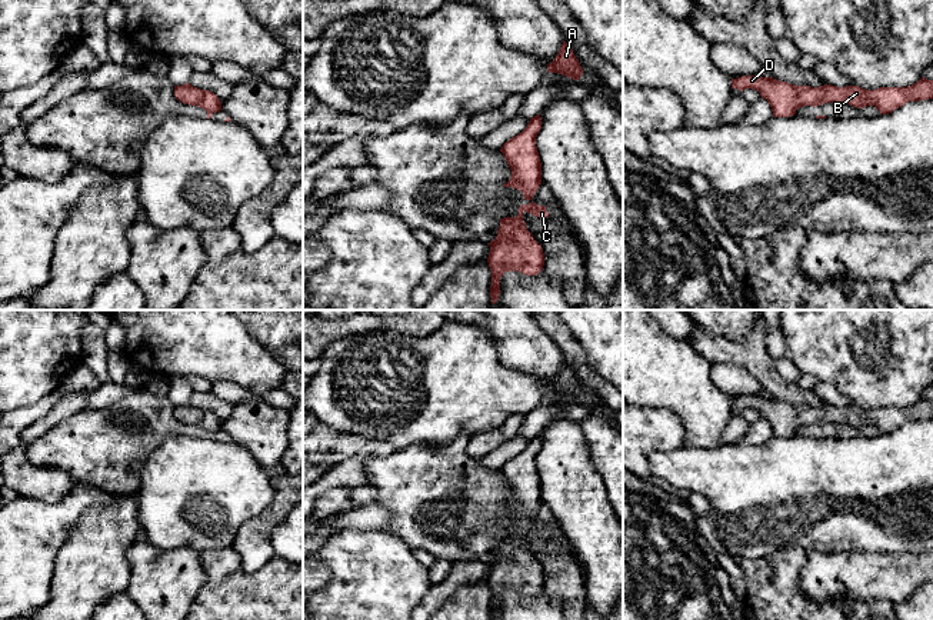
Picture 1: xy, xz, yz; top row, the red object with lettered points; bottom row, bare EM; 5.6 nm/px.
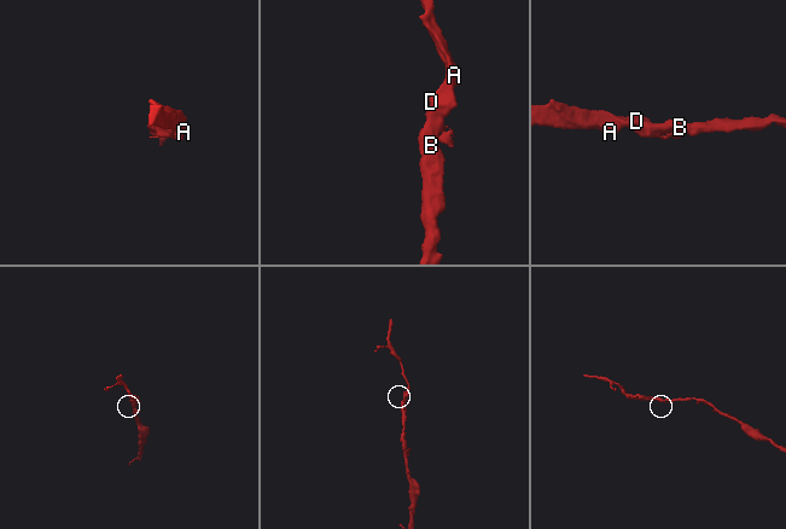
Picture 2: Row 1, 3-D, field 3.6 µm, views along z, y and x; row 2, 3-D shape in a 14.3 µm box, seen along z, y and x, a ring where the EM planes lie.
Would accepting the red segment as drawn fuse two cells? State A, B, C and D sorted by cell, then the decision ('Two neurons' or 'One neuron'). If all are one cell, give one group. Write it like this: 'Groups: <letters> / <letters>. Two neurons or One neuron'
Groups: A B D / C. Two neurons

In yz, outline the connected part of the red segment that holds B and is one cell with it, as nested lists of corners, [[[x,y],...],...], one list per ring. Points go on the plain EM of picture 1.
[[[754,394],[732,399],[732,409],[740,411],[746,409],[757,410],[769,421],[773,437],[790,437],[800,427],[824,423],[850,424],[857,429],[874,426],[880,434],[889,434],[909,421],[933,419],[933,400],[924,397],[907,407],[866,410],[859,406],[794,406],[773,397]]]

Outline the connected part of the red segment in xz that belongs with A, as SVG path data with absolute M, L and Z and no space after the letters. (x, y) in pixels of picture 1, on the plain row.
M563 361L554 380L547 384L547 391L559 393L573 400L579 400L583 394L583 389L579 380L576 379L572 367L566 361Z

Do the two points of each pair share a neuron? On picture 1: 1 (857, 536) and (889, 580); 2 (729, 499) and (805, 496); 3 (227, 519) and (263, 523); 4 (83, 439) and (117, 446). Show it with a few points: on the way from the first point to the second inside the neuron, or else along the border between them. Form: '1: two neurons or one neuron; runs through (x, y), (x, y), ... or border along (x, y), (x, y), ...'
1: two neurons; border along (835, 552), (902, 554)
2: one neuron; runs through (747, 499), (786, 496)
3: two neurons; border along (272, 502), (239, 529), (230, 546)
4: one neuron; runs through (92, 443), (109, 443)

